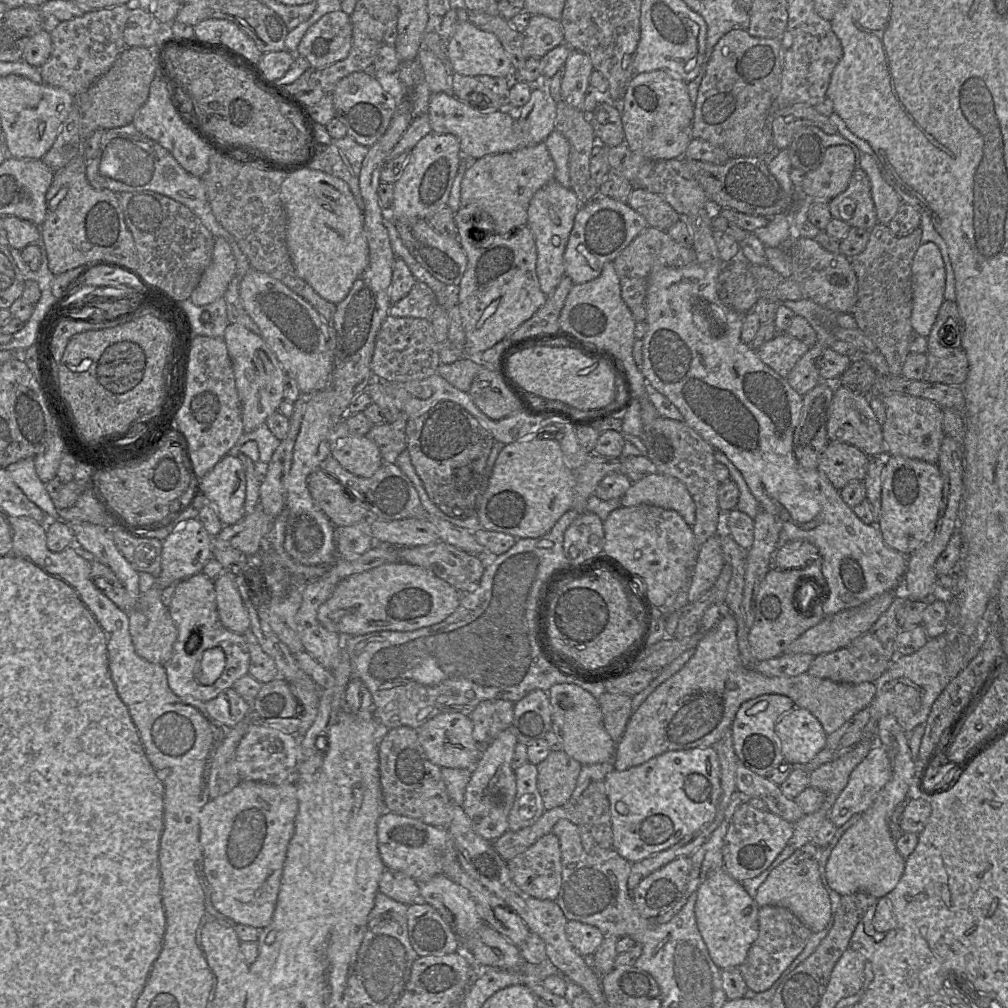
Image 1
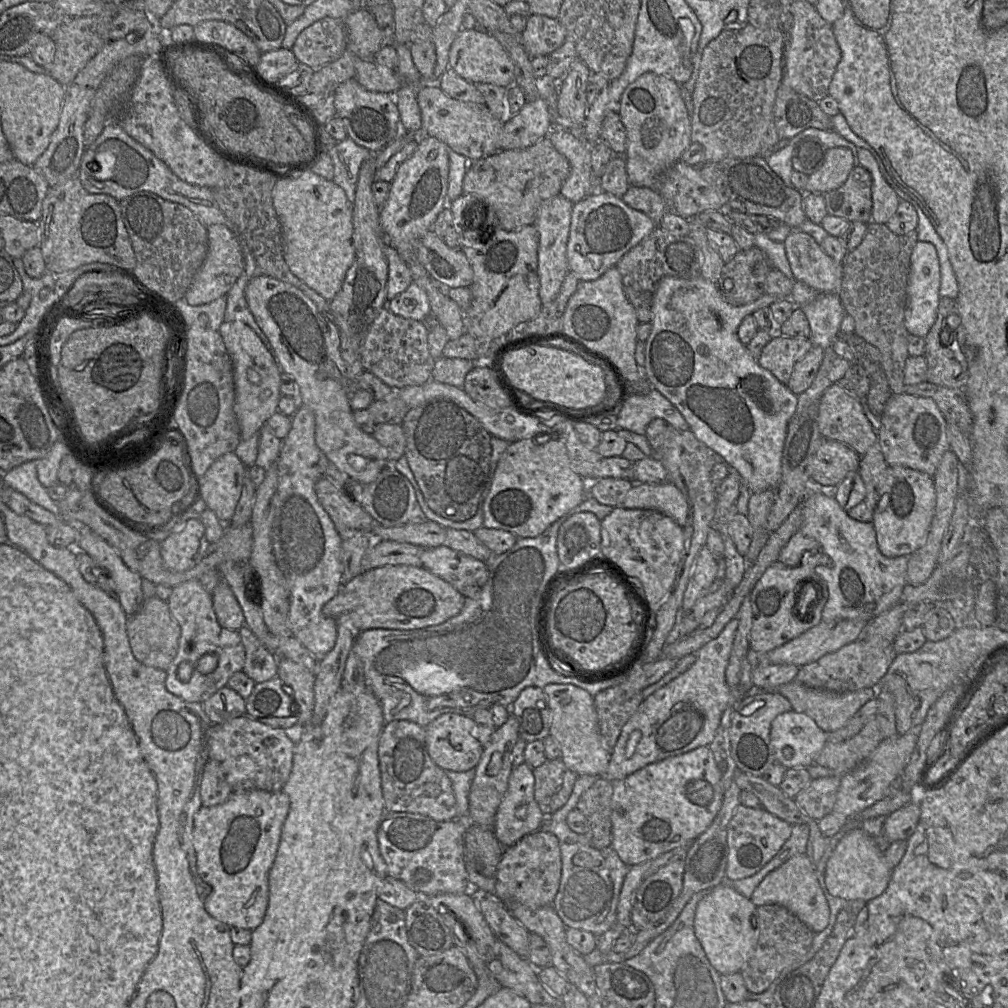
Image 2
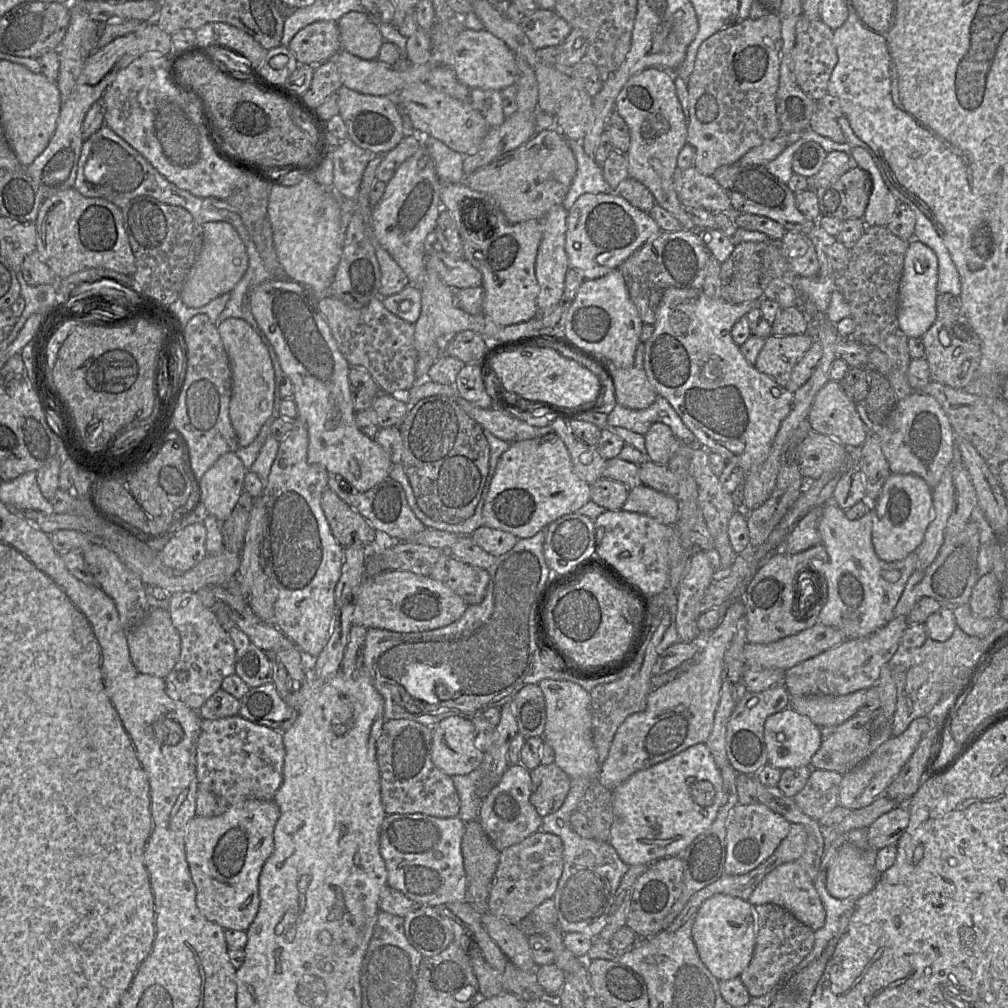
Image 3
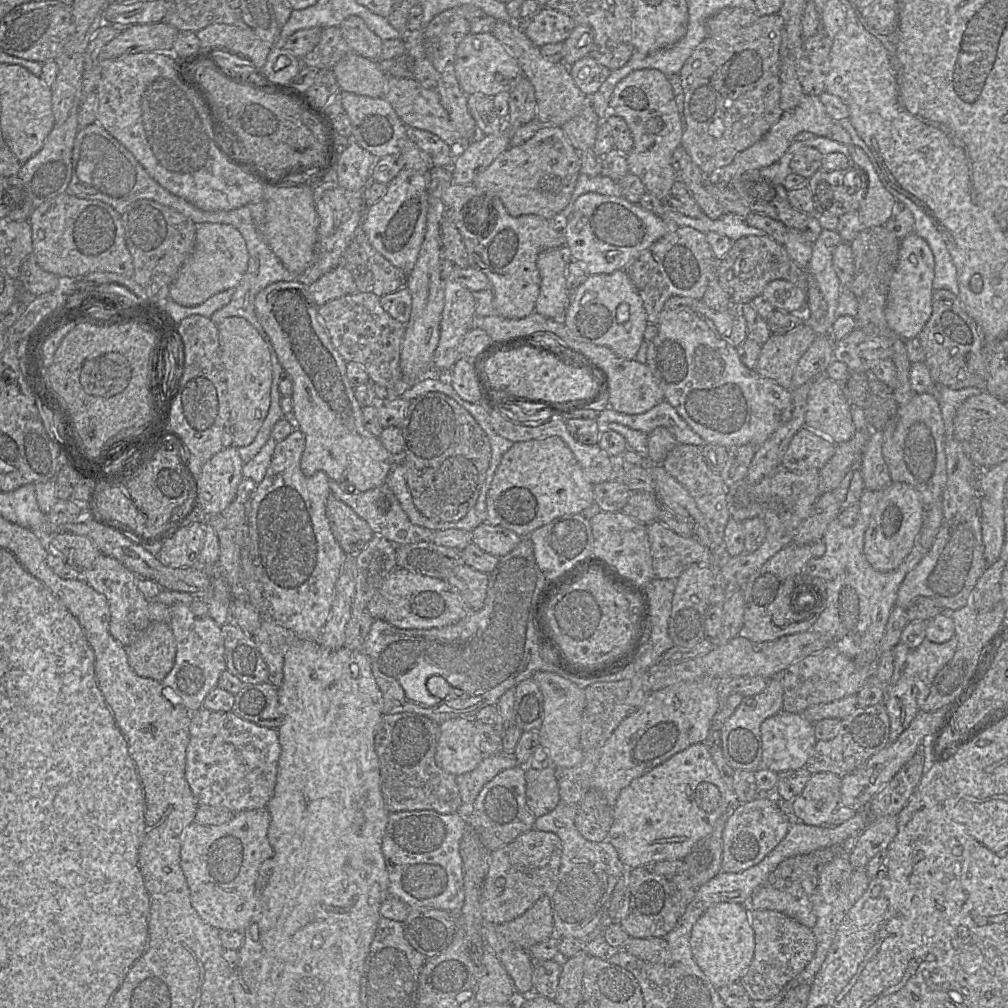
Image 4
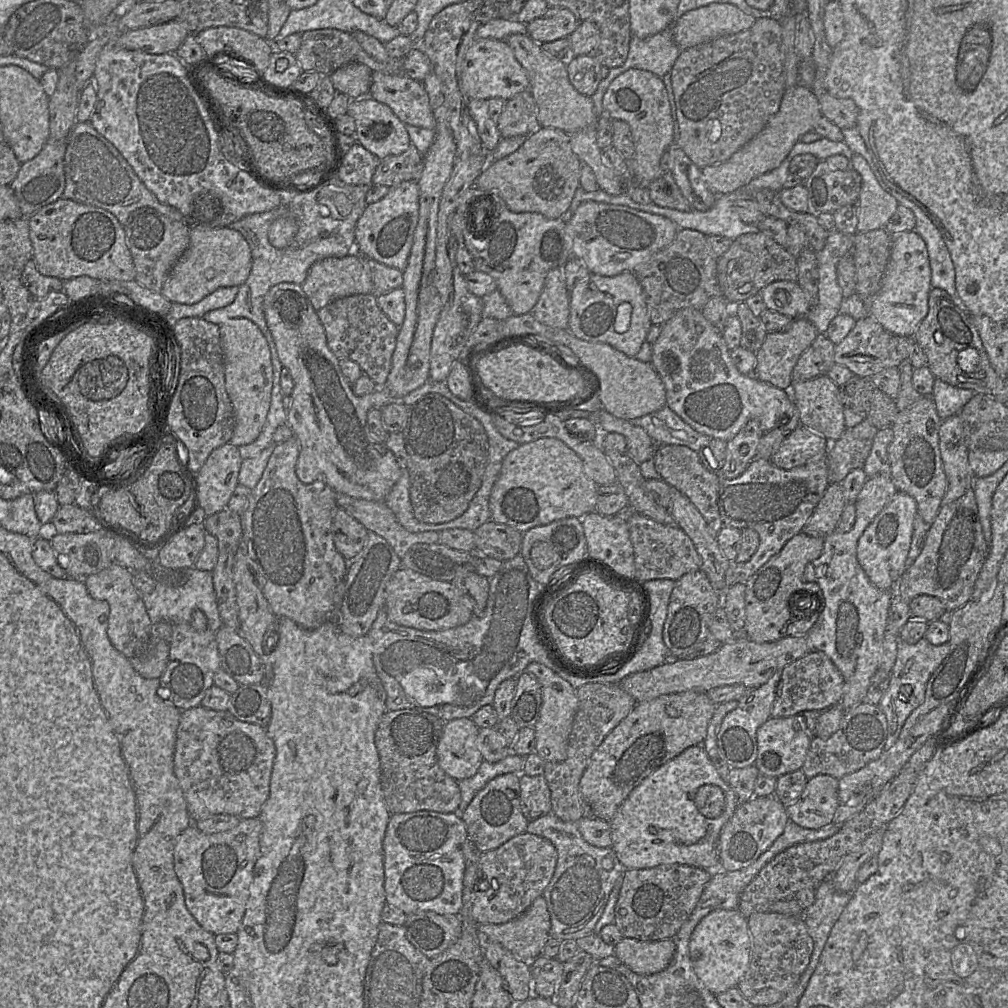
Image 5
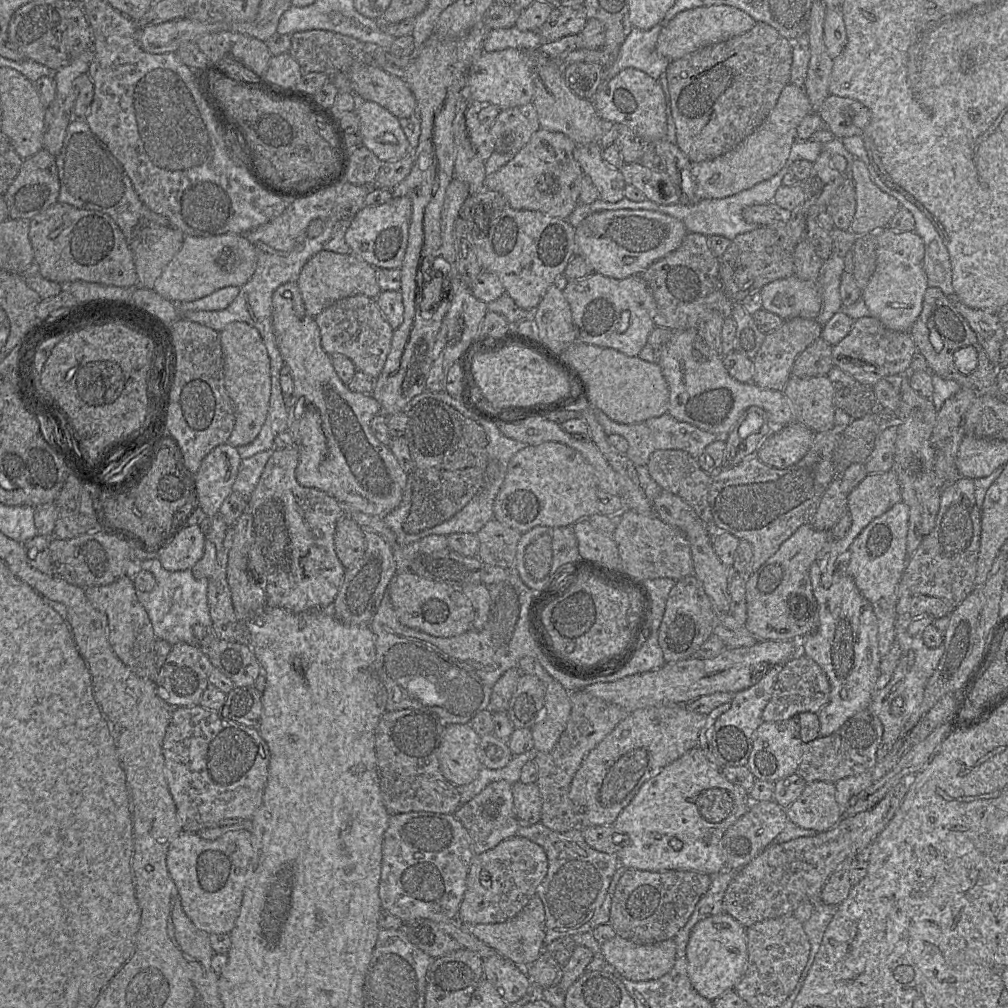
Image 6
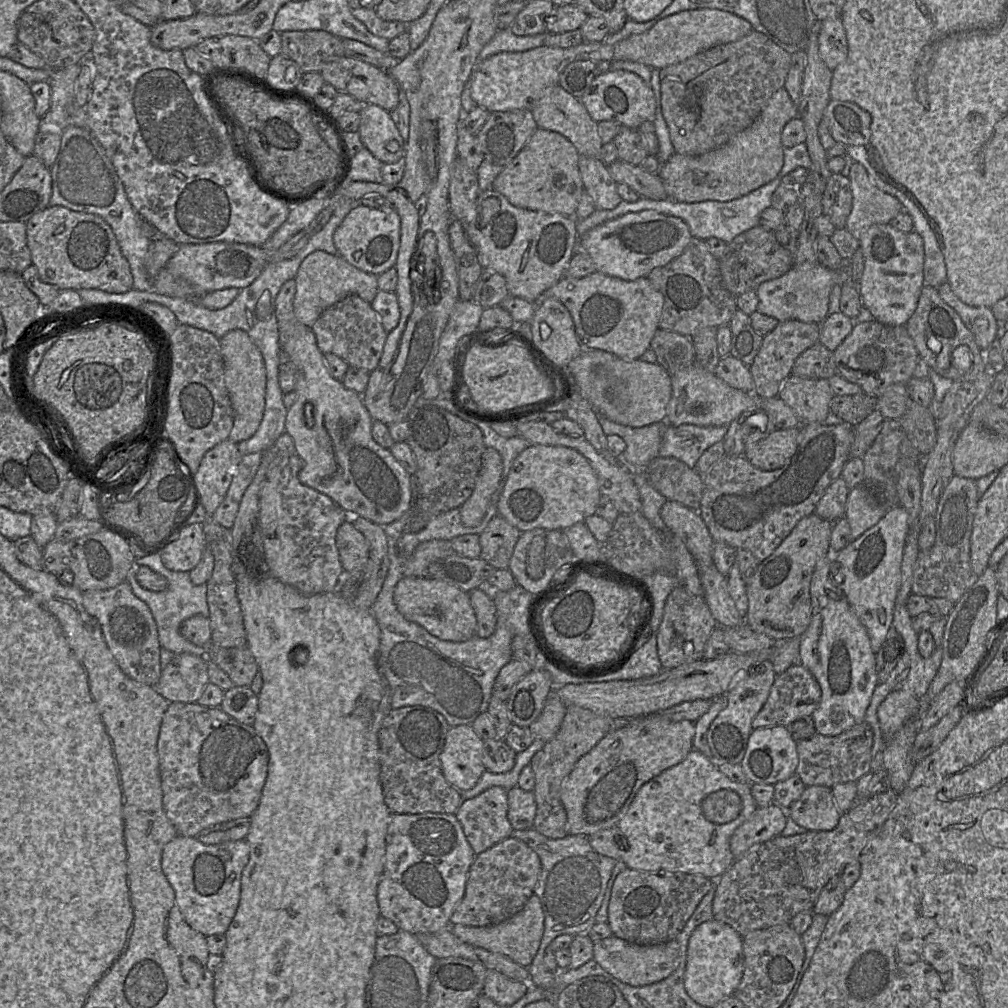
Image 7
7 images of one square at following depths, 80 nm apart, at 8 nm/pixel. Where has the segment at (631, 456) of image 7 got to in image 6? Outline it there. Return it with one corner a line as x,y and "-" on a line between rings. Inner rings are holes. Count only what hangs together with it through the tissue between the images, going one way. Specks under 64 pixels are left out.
597,408
594,414
607,436
618,434
628,442
626,456
636,467
646,466
654,453
654,436
645,423
622,424
611,420
603,411

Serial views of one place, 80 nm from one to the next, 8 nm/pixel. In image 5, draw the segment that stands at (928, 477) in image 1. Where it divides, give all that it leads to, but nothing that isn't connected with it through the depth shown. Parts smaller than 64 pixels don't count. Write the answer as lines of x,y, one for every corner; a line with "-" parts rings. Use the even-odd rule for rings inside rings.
898,491
884,509
873,519
860,536
857,560
869,580
879,589
891,591
906,570
906,559
911,546
913,522
917,503
910,495

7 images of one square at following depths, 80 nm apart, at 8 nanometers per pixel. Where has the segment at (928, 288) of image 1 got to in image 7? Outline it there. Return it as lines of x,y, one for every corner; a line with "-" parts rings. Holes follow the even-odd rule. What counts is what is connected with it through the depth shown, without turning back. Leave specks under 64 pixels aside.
889,224
870,226
859,236
864,271
858,282
862,306
888,326
906,325
915,312
924,286
924,242
915,231
902,232

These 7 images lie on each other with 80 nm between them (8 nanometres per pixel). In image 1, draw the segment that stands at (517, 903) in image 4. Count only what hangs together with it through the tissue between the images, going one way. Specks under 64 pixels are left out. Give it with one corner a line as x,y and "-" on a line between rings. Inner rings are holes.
544,835
523,853
506,862
511,879
524,893
539,900
555,901
562,879
561,851
556,835

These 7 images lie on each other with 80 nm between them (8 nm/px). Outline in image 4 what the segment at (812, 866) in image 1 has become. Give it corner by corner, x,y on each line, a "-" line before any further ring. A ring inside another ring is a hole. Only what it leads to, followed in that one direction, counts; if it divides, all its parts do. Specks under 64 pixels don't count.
801,882
775,887
761,886
751,897
750,910
774,910
807,926
811,930
816,924
810,896
806,894

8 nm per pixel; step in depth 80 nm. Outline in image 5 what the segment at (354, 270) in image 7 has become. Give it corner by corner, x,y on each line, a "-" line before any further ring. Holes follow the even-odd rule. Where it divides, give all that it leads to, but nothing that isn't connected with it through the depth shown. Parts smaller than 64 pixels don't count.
350,254
340,258
328,257
317,261
310,267
301,287
315,311
339,298
374,292
372,278
361,254

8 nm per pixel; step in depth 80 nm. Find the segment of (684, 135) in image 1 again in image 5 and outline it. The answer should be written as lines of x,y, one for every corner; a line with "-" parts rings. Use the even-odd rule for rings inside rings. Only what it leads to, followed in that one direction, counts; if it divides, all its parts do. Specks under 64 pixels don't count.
641,69
625,71
609,85
603,97
603,109
611,120
622,120
630,126
635,144
634,157
628,160
630,173
638,186
648,186
663,174
661,158
674,144
673,119
662,78

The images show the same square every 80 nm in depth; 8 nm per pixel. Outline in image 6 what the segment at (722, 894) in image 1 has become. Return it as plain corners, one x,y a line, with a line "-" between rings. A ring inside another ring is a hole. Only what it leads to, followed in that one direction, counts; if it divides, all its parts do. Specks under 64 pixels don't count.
720,912
699,921
692,929
687,945
687,971
693,988
714,1001
733,990
745,973
748,962
747,927
731,915

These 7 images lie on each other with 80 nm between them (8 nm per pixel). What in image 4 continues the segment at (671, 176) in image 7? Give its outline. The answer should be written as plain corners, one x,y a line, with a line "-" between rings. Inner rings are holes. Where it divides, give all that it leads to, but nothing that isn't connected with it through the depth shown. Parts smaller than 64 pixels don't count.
805,95
796,108
782,114
779,121
770,128
761,140
738,153
729,165
714,170
707,175
707,178
714,185
728,185
734,178
738,178
745,172
761,170
777,162
786,153
797,134
810,132
816,136
828,137
834,123
838,122
834,122
827,113
818,96

